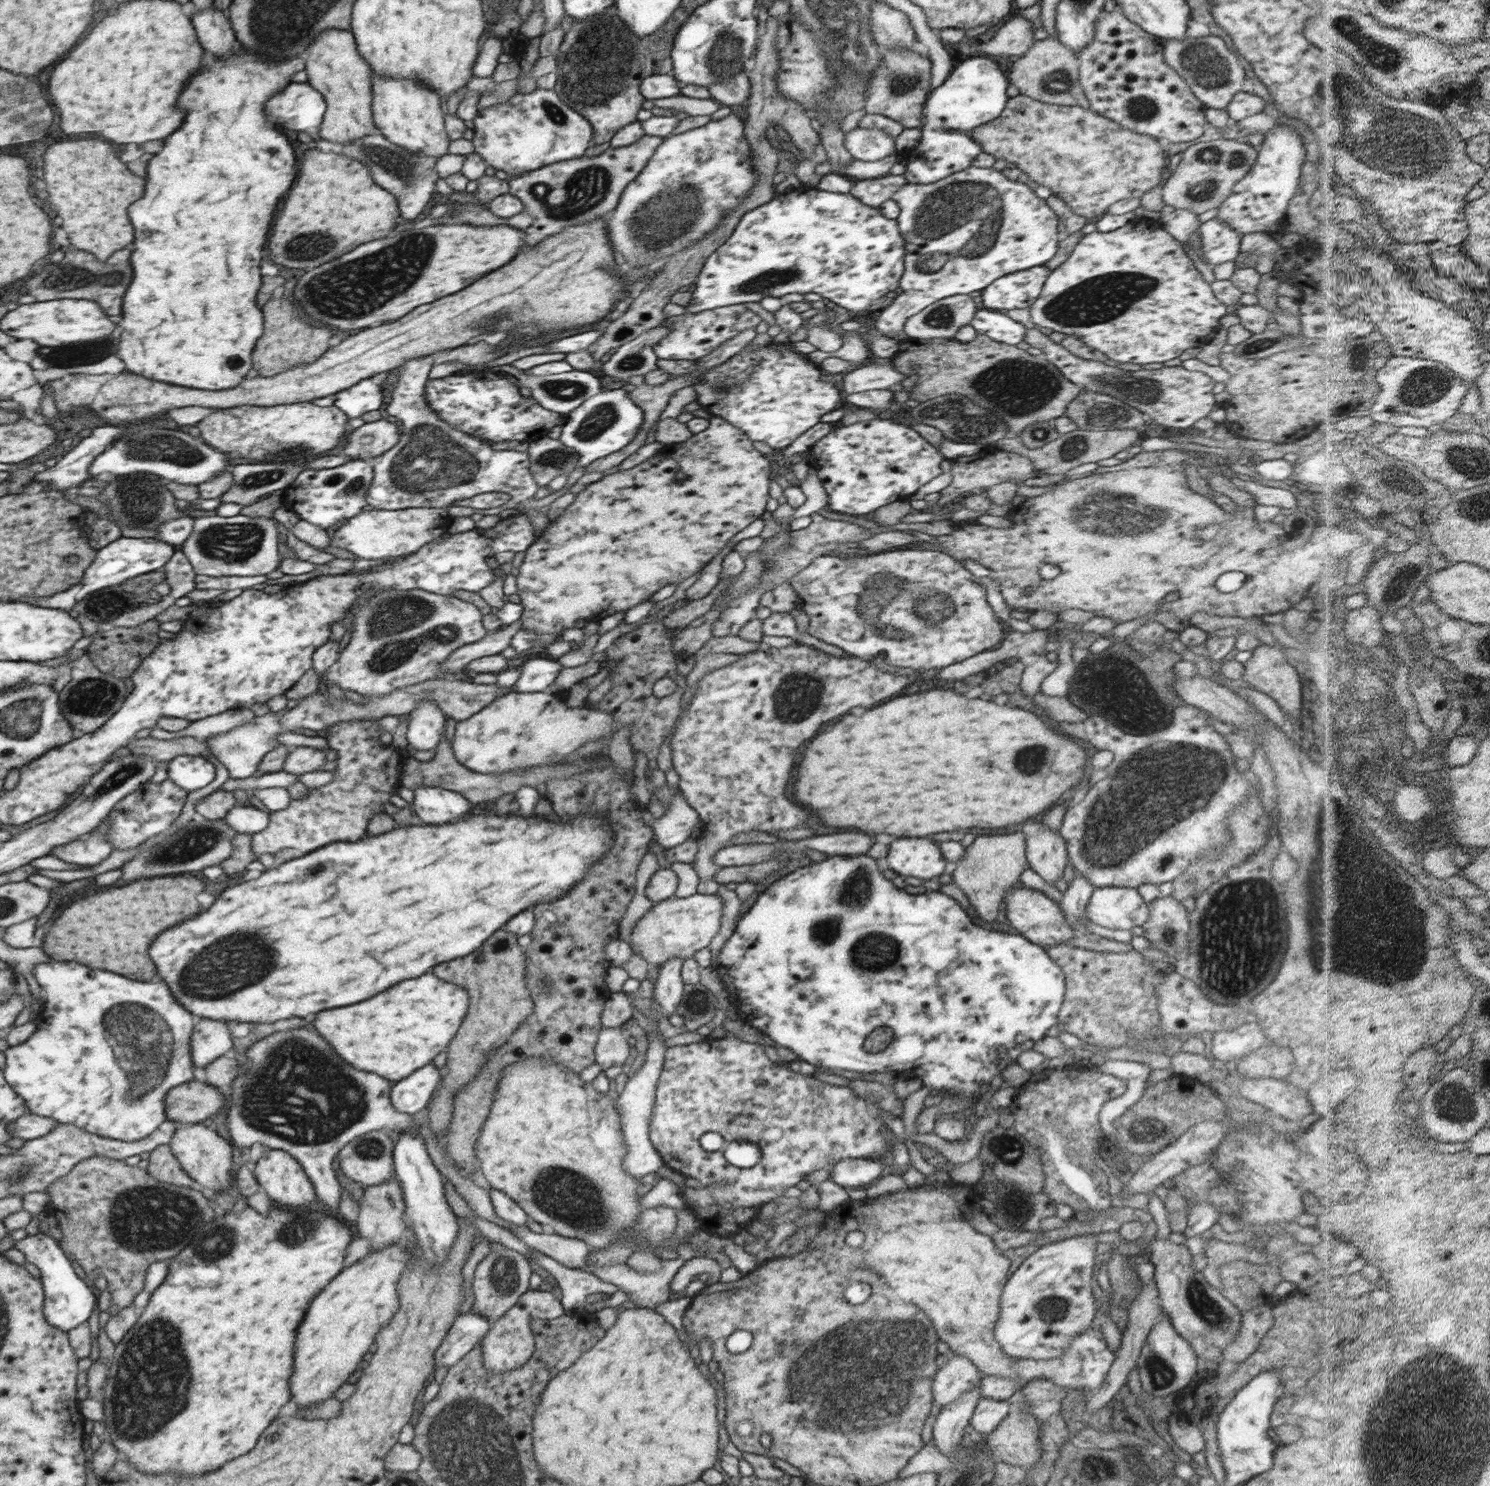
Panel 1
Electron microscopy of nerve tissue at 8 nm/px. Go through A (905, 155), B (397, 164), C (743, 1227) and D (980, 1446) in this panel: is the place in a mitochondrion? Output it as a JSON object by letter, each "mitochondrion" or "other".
{"A":"other","B":"mitochondrion","C":"other","D":"other"}

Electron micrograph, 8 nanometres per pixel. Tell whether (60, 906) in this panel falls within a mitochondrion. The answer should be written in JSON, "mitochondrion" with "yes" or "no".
{"mitochondrion":"no"}

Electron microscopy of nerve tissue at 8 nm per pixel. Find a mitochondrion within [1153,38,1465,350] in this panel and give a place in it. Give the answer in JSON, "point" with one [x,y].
{"point":[1400,144]}

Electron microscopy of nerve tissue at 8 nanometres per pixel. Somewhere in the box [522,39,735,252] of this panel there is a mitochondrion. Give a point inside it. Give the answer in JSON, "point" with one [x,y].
{"point":[583,190]}

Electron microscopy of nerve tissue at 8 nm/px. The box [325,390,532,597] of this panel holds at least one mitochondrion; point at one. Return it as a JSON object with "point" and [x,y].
{"point":[430,461]}

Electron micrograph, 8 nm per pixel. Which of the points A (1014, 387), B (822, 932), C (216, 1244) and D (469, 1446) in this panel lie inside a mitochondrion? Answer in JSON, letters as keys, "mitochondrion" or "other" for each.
{"A":"mitochondrion","B":"mitochondrion","C":"mitochondrion","D":"mitochondrion"}

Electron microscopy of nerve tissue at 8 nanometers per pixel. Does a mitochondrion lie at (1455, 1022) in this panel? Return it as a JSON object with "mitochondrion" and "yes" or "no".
{"mitochondrion":"no"}

